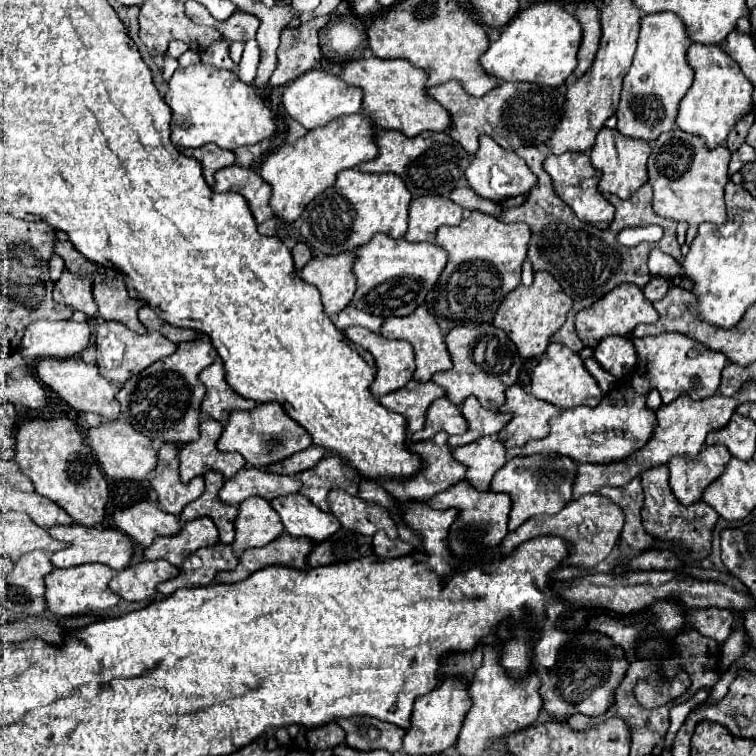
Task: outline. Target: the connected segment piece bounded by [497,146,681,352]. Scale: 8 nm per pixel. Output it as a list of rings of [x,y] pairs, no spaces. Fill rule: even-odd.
[[[527,146],[527,148],[517,150],[517,154],[527,162],[531,172],[537,176],[537,184],[533,186],[533,190],[529,190],[529,196],[521,206],[501,210],[497,220],[501,220],[501,222],[523,222],[531,228],[531,240],[529,240],[529,254],[527,256],[529,256],[533,270],[535,272],[545,270],[553,278],[557,278],[561,288],[565,290],[565,294],[569,294],[575,302],[569,316],[567,316],[567,322],[561,326],[561,330],[557,330],[557,334],[553,334],[551,342],[561,342],[561,344],[569,346],[573,352],[579,352],[583,348],[583,342],[579,340],[575,326],[573,326],[575,314],[579,310],[583,310],[585,306],[591,306],[595,300],[599,300],[601,296],[605,296],[607,292],[611,292],[615,286],[623,284],[623,282],[637,284],[639,288],[643,288],[649,282],[649,278],[647,278],[647,254],[649,254],[653,244],[639,244],[637,248],[625,248],[617,242],[617,234],[629,226],[659,224],[665,232],[663,232],[663,238],[659,242],[655,242],[655,246],[671,246],[671,250],[665,248],[665,252],[671,256],[677,254],[677,258],[681,258],[681,246],[679,246],[677,236],[675,236],[677,222],[659,218],[653,212],[653,208],[651,208],[653,190],[649,184],[643,184],[629,200],[621,200],[619,196],[609,196],[611,204],[617,210],[615,220],[607,230],[593,228],[593,226],[581,222],[573,214],[573,210],[569,210],[569,206],[565,202],[561,202],[561,198],[553,192],[551,178],[543,170],[543,160],[545,160],[543,152],[539,152],[533,146]]]

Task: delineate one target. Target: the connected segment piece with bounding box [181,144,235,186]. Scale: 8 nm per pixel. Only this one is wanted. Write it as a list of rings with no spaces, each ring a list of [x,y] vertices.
[[[213,144],[203,146],[203,148],[195,148],[195,150],[191,150],[191,148],[181,148],[181,152],[183,152],[185,156],[197,158],[197,160],[201,162],[201,166],[203,166],[203,176],[205,176],[205,182],[207,182],[209,186],[213,186],[213,182],[215,182],[213,174],[215,174],[217,170],[227,168],[227,166],[231,166],[231,164],[235,162],[235,154],[233,154],[233,152],[223,150],[223,148],[219,148],[219,146],[213,146]]]

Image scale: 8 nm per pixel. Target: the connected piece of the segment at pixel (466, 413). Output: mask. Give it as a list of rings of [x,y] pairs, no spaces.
[[[469,396],[461,404],[461,414],[469,424],[469,430],[463,436],[451,436],[447,440],[449,448],[457,448],[457,446],[463,446],[463,444],[469,444],[469,442],[473,442],[473,440],[477,440],[481,436],[487,436],[487,434],[497,434],[511,420],[509,414],[491,412],[491,410],[483,408],[477,402],[477,398],[473,398],[473,396]]]

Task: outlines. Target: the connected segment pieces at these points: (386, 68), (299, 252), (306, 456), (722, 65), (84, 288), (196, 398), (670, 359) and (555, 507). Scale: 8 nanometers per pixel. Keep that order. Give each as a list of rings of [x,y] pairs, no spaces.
[[[375,56],[351,60],[341,68],[339,78],[363,90],[363,114],[371,116],[377,128],[399,130],[405,136],[417,136],[423,130],[445,132],[449,128],[447,110],[425,94],[427,72],[411,66],[407,60],[381,60]]]
[[[299,242],[299,244],[291,250],[291,254],[293,254],[293,258],[295,258],[295,268],[297,268],[297,270],[301,270],[301,268],[311,260],[311,250],[309,250],[303,242]]]
[[[309,446],[307,450],[297,452],[297,454],[293,454],[291,458],[281,460],[281,462],[277,462],[277,464],[269,466],[269,470],[271,470],[271,472],[275,472],[275,474],[295,476],[295,474],[297,474],[297,472],[301,472],[301,470],[309,470],[309,468],[313,468],[313,466],[315,466],[323,456],[325,456],[325,448]]]
[[[691,44],[687,50],[687,62],[695,72],[695,80],[679,104],[679,114],[675,118],[675,124],[679,130],[703,138],[705,146],[711,150],[721,146],[727,140],[727,134],[731,132],[735,122],[751,112],[753,84],[743,76],[737,62],[733,62],[721,50],[721,46]]]
[[[63,272],[63,276],[53,288],[53,298],[73,310],[85,312],[87,318],[93,318],[97,314],[97,304],[91,294],[89,278],[77,278],[75,274]]]
[[[207,336],[195,342],[181,342],[177,350],[145,368],[141,374],[129,378],[117,392],[117,402],[121,404],[121,420],[127,420],[135,430],[141,430],[147,438],[187,444],[199,438],[201,402],[205,386],[199,382],[199,372],[213,364],[217,350]]]
[[[665,332],[659,336],[647,336],[647,338],[631,336],[631,342],[635,344],[635,350],[637,350],[637,368],[631,378],[633,390],[637,394],[647,394],[655,388],[659,390],[663,404],[669,404],[681,394],[687,394],[697,402],[713,396],[719,390],[721,370],[727,364],[725,354],[707,350],[699,342],[689,340],[687,336],[681,336],[677,332]]]
[[[535,454],[535,456],[515,456],[511,458],[491,482],[491,492],[505,492],[511,496],[509,512],[509,530],[517,530],[525,520],[539,514],[557,514],[569,500],[573,490],[573,480],[577,474],[577,464],[571,458],[553,456],[553,454]]]

